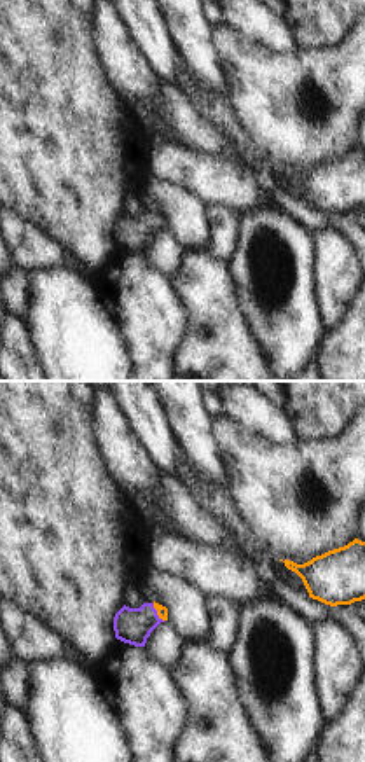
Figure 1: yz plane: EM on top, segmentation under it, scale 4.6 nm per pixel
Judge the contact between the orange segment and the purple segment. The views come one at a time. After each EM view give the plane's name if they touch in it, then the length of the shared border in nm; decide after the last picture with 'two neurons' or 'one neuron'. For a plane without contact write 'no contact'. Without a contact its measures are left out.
meets orange in yz; contact 100 nm long

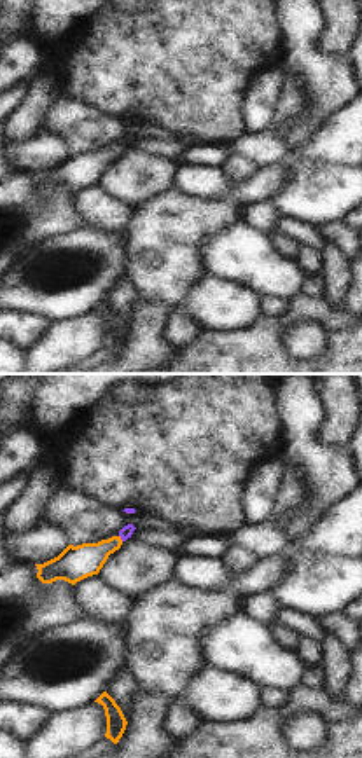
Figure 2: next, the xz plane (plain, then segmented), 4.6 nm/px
meets orange in xz; contact 40 nm long

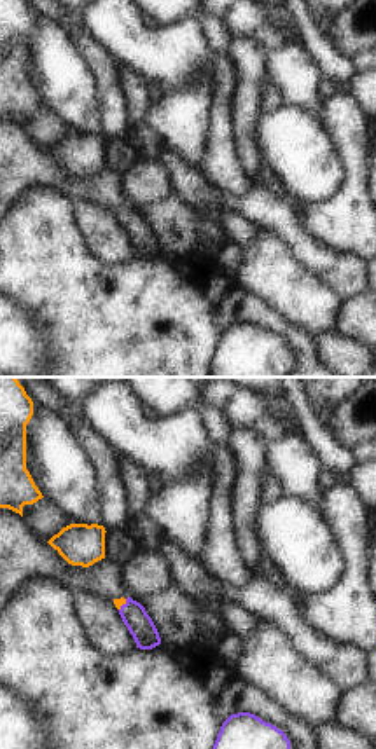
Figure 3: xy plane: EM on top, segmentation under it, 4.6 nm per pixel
meets orange in xy; contact 70 nm long

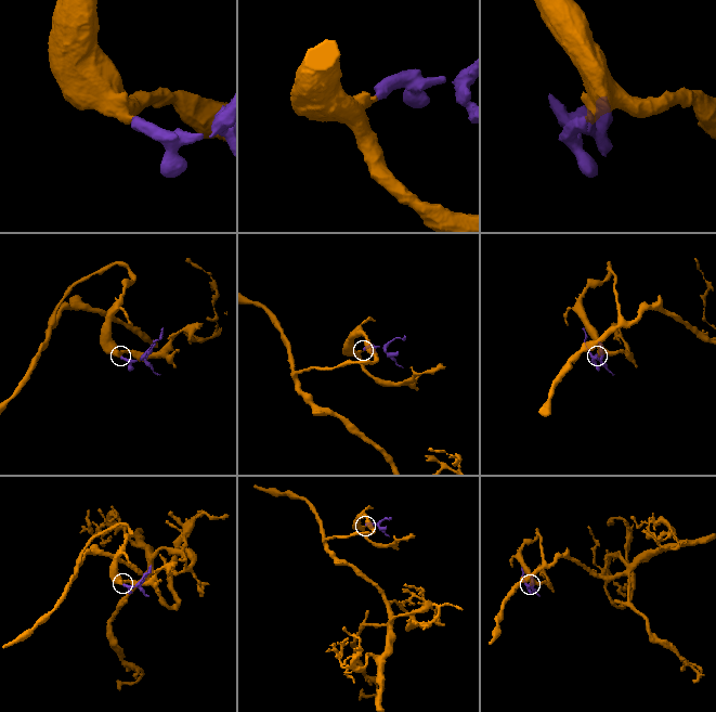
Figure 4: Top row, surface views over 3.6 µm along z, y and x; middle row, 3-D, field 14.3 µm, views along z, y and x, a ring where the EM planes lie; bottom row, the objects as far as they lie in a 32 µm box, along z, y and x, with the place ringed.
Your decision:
one neuron

